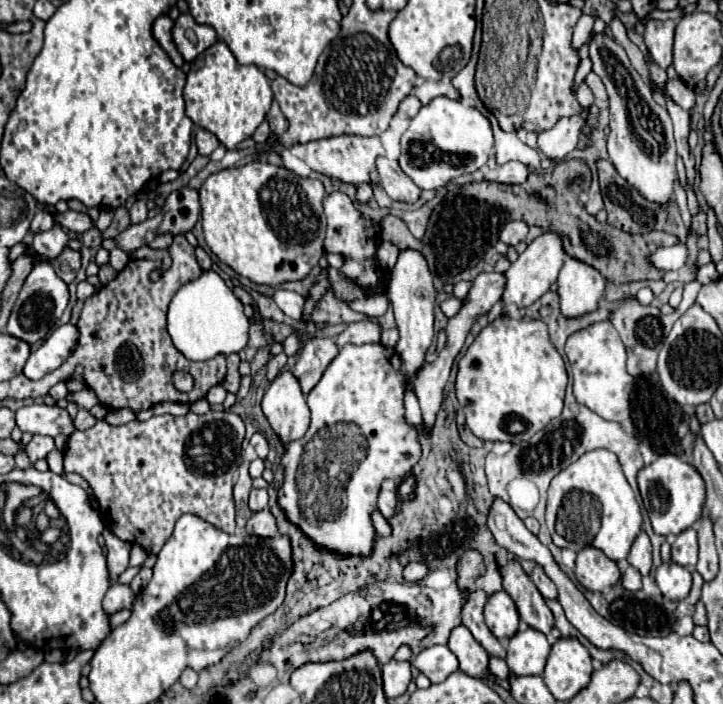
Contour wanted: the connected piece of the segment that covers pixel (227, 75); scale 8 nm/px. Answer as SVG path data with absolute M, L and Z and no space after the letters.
M223 41L213 43L193 59L183 95L189 119L211 131L227 149L235 149L243 139L253 135L267 117L273 101L271 85L265 73L257 65L239 65Z

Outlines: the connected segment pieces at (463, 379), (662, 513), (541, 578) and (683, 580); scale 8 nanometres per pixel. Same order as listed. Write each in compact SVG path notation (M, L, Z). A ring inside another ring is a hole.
M501 315L479 331L461 357L455 395L465 411L467 427L479 439L519 443L559 417L565 387L565 363L549 341L547 325L539 319L511 319Z
M671 453L661 455L657 461L653 461L651 465L639 471L637 483L643 497L643 505L649 513L653 531L657 535L663 535L663 537L679 535L701 517L701 509L705 503L705 485L697 469L685 463L681 457Z
M535 567L533 575L531 575L531 581L535 583L535 587L539 589L539 593L541 593L545 599L557 599L557 589L555 589L553 581L543 573L543 569Z
M663 563L655 573L655 581L663 597L671 601L685 599L691 589L691 573L675 563Z

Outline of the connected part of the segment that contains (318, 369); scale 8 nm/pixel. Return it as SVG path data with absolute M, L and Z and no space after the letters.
M311 337L299 353L299 359L293 367L293 375L301 383L303 395L307 395L321 379L325 367L337 357L339 347L329 337Z

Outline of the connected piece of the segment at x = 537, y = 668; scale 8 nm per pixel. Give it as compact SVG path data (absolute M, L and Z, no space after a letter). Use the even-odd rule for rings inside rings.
M531 627L517 631L507 645L507 665L519 675L543 675L551 645L547 637Z

